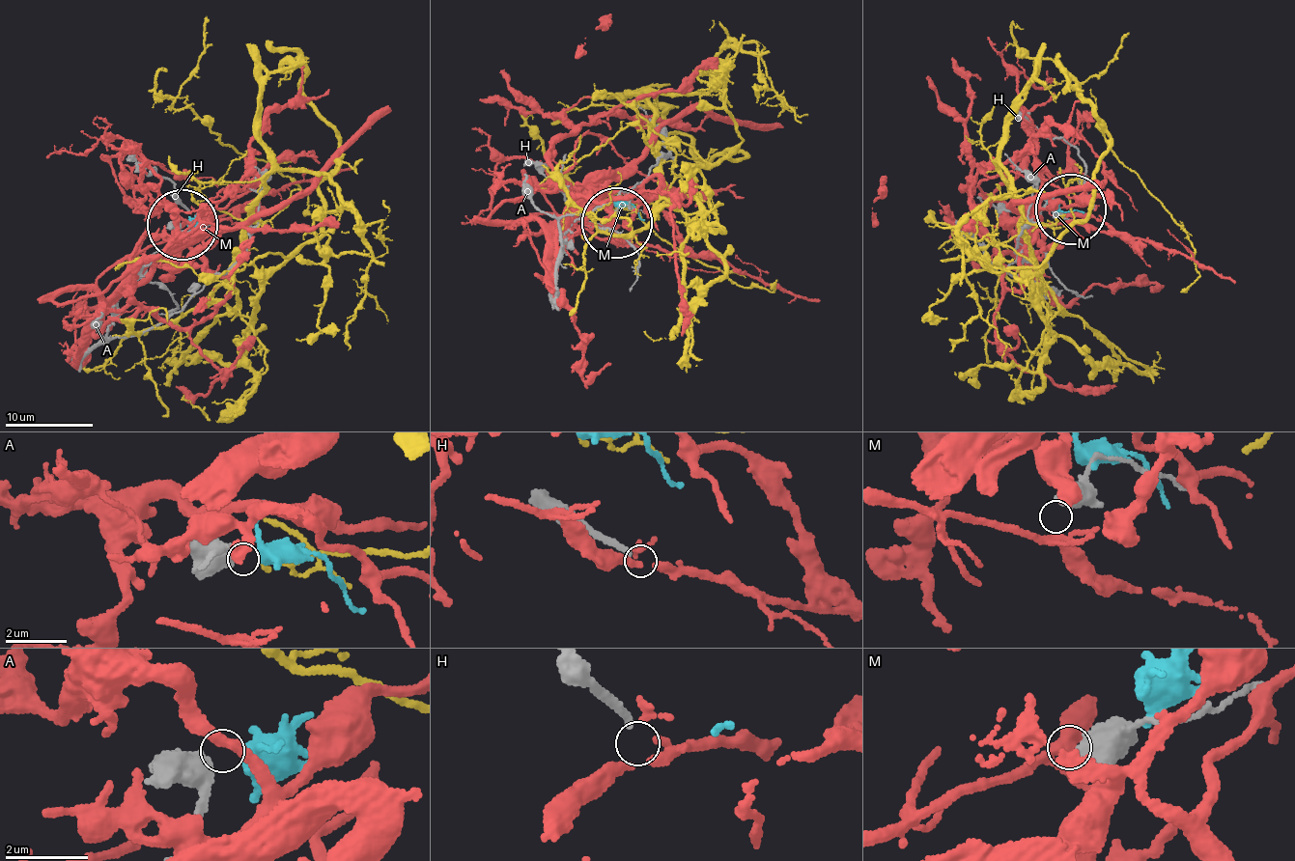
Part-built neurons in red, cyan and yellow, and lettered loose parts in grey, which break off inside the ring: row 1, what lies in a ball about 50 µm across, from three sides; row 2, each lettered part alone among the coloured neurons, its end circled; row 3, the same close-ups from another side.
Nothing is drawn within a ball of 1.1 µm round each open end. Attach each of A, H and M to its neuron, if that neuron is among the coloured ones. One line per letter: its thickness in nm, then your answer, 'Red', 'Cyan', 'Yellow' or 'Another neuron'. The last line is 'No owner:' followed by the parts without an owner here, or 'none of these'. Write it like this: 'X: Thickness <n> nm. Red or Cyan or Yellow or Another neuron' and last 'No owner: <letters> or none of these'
A: Thickness 400 nm. Another neuron
H: Thickness 180 nm. Another neuron
M: Thickness 700 nm. Another neuron
No owner: A, H, M

